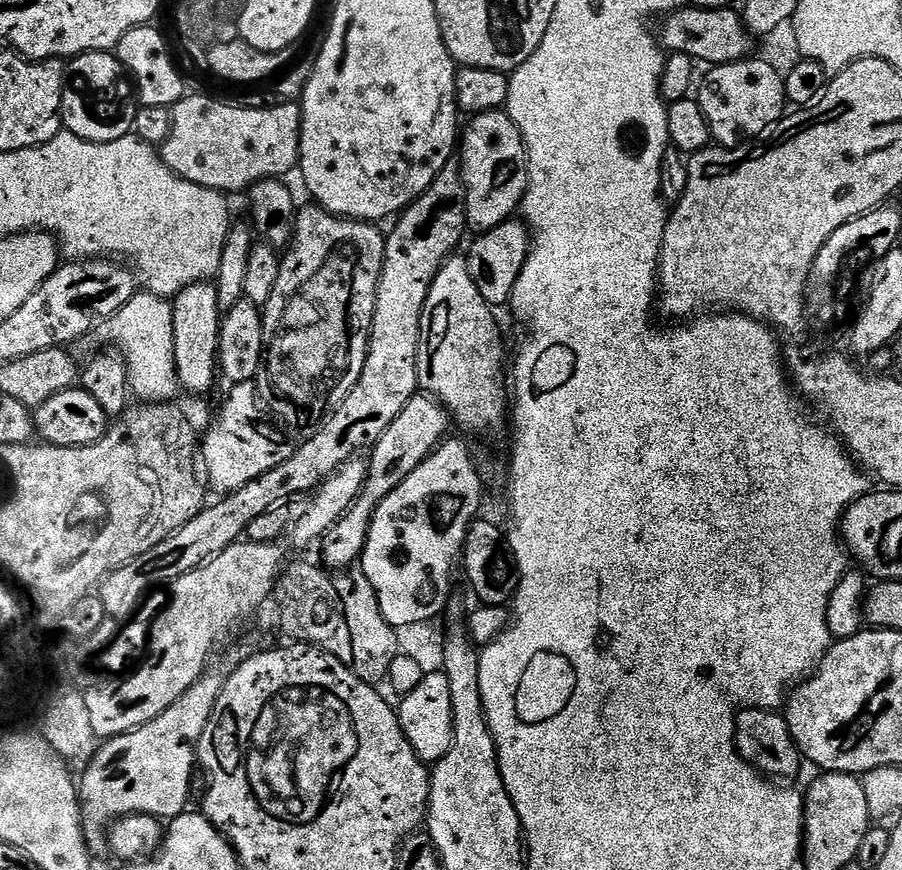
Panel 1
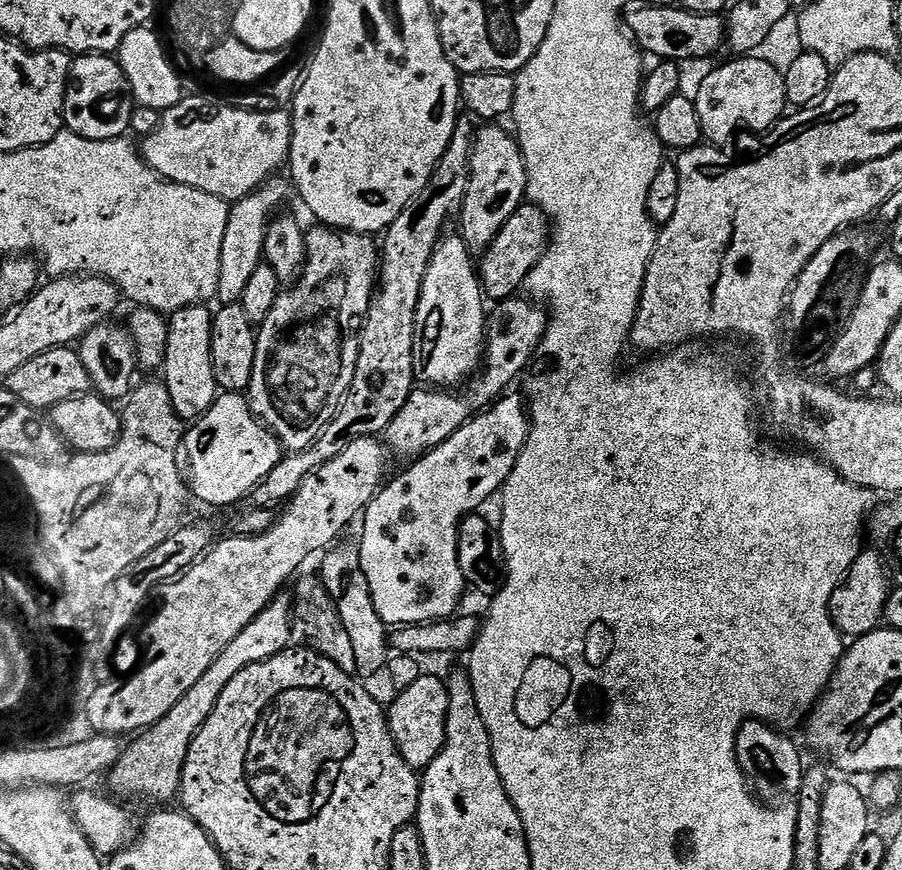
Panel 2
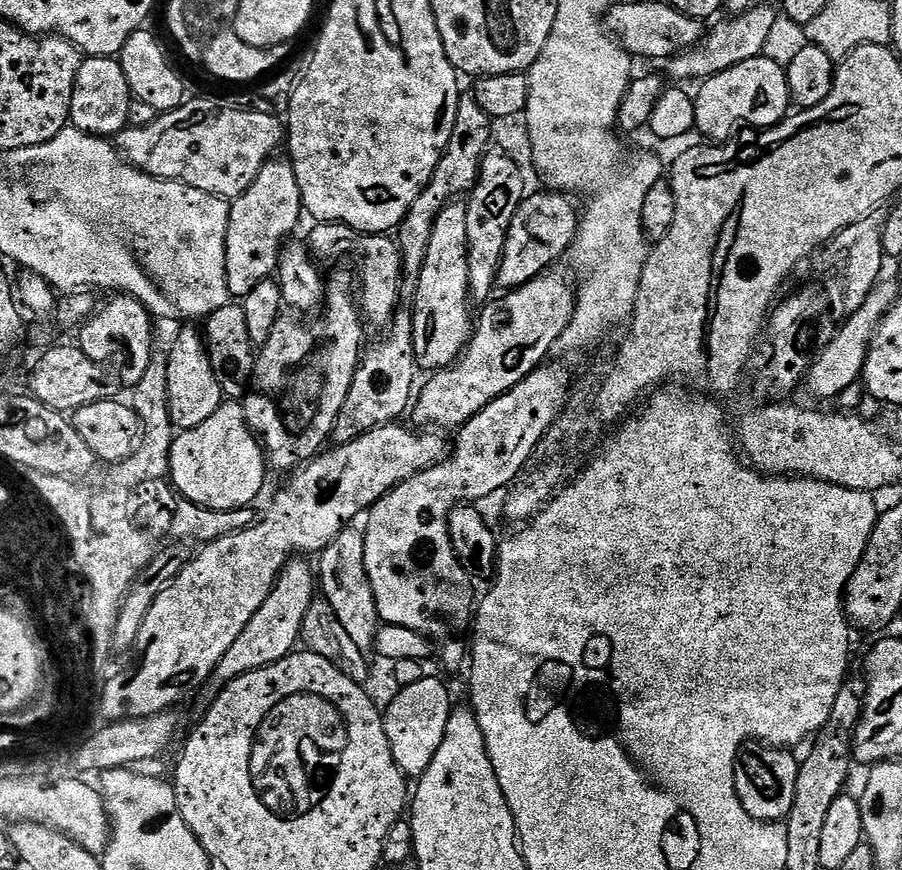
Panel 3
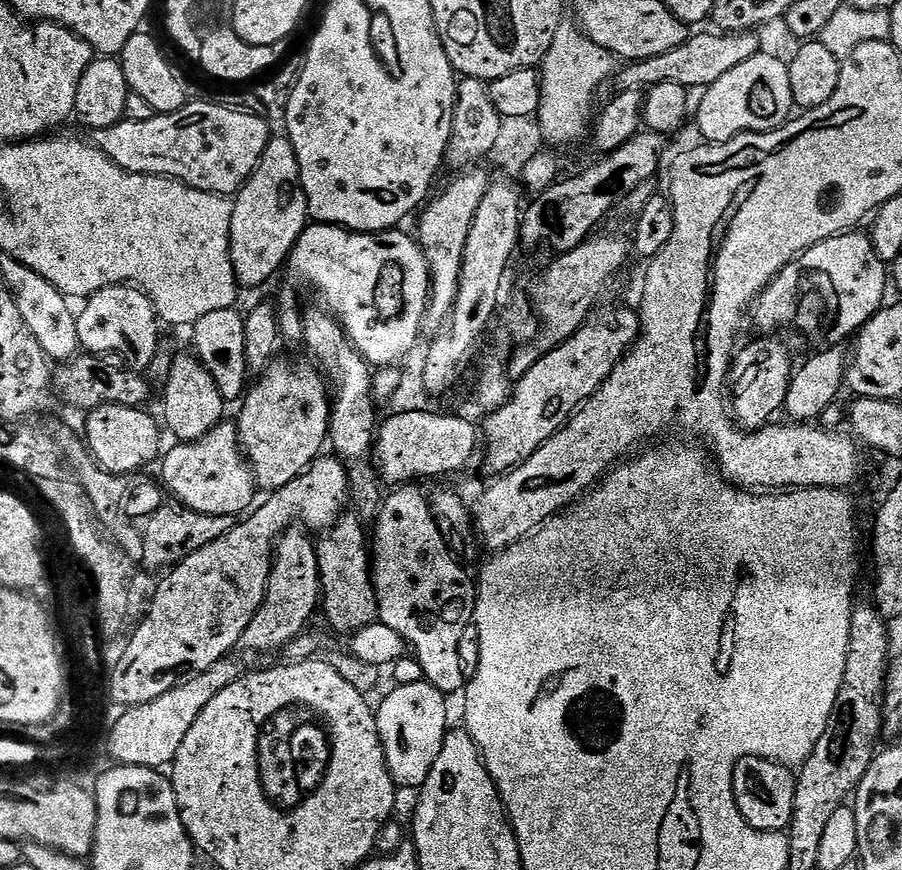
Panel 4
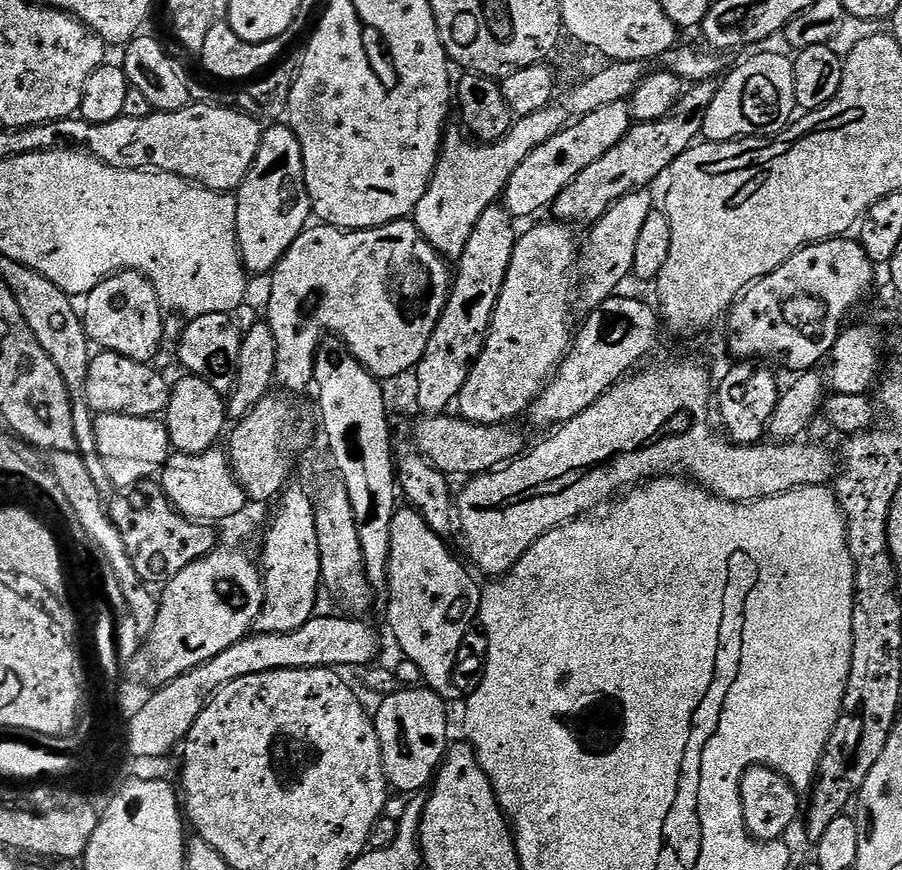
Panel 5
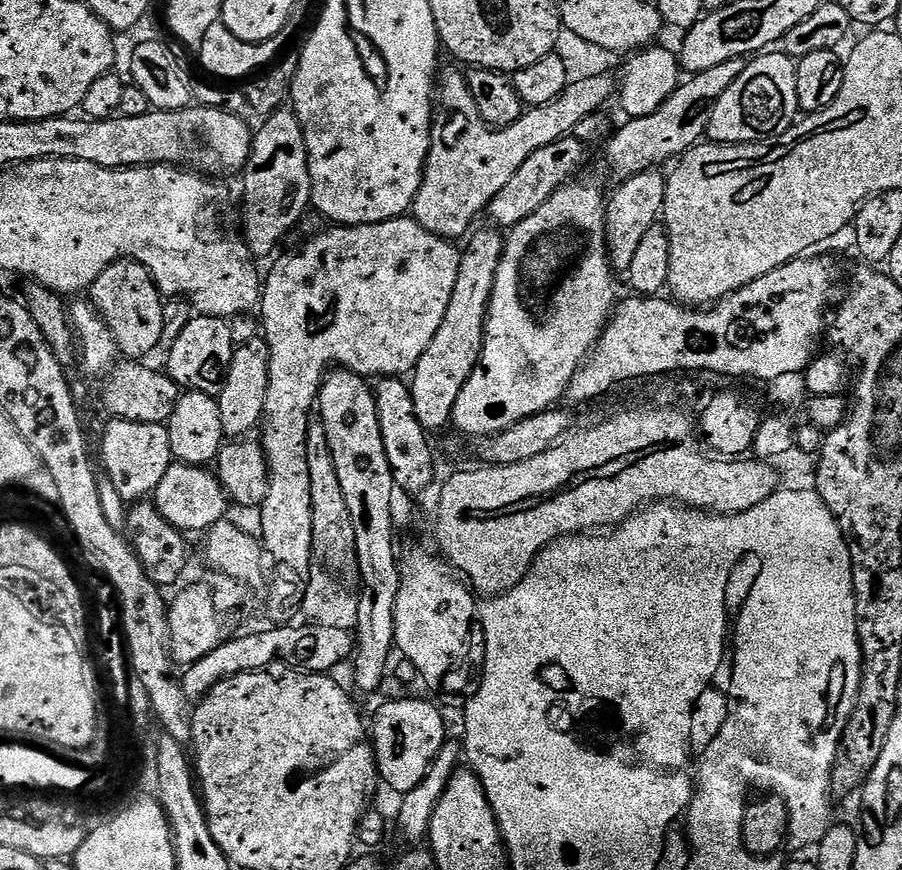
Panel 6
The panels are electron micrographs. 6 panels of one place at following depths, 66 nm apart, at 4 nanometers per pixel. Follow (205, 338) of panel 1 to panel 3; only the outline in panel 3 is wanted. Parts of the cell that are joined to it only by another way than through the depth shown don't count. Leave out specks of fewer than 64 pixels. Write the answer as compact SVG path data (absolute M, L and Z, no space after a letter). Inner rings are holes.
M184 326L176 336L172 348L168 352L168 369L166 370L166 382L168 383L168 409L173 425L183 430L202 426L214 410L225 403L224 391L218 386L218 378L214 378L214 370L210 366L208 348L204 345L204 337L195 327Z

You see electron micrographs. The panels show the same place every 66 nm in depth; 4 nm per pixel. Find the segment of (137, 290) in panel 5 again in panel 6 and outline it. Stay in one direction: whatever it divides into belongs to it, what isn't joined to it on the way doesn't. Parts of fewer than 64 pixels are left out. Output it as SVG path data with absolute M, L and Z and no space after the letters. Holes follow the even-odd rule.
M116 260L92 284L90 303L109 327L119 351L128 358L148 358L162 344L164 300L152 275L137 260Z

